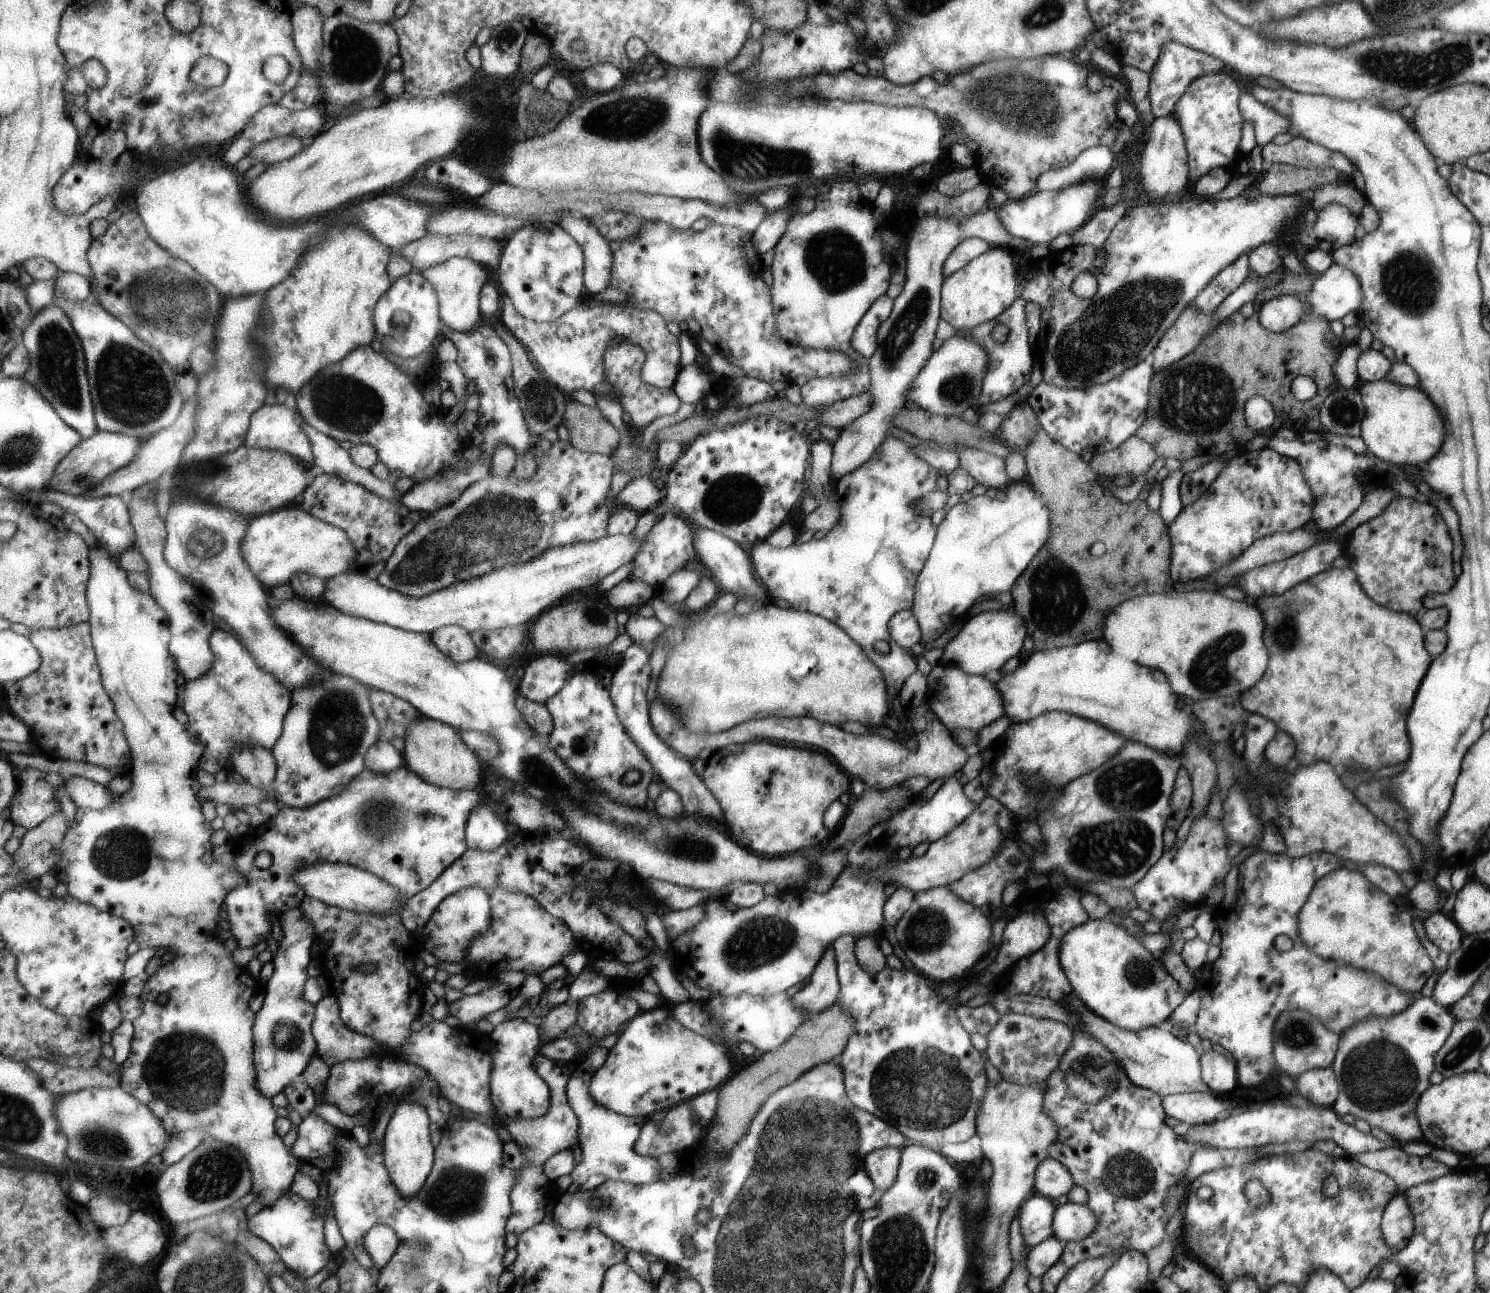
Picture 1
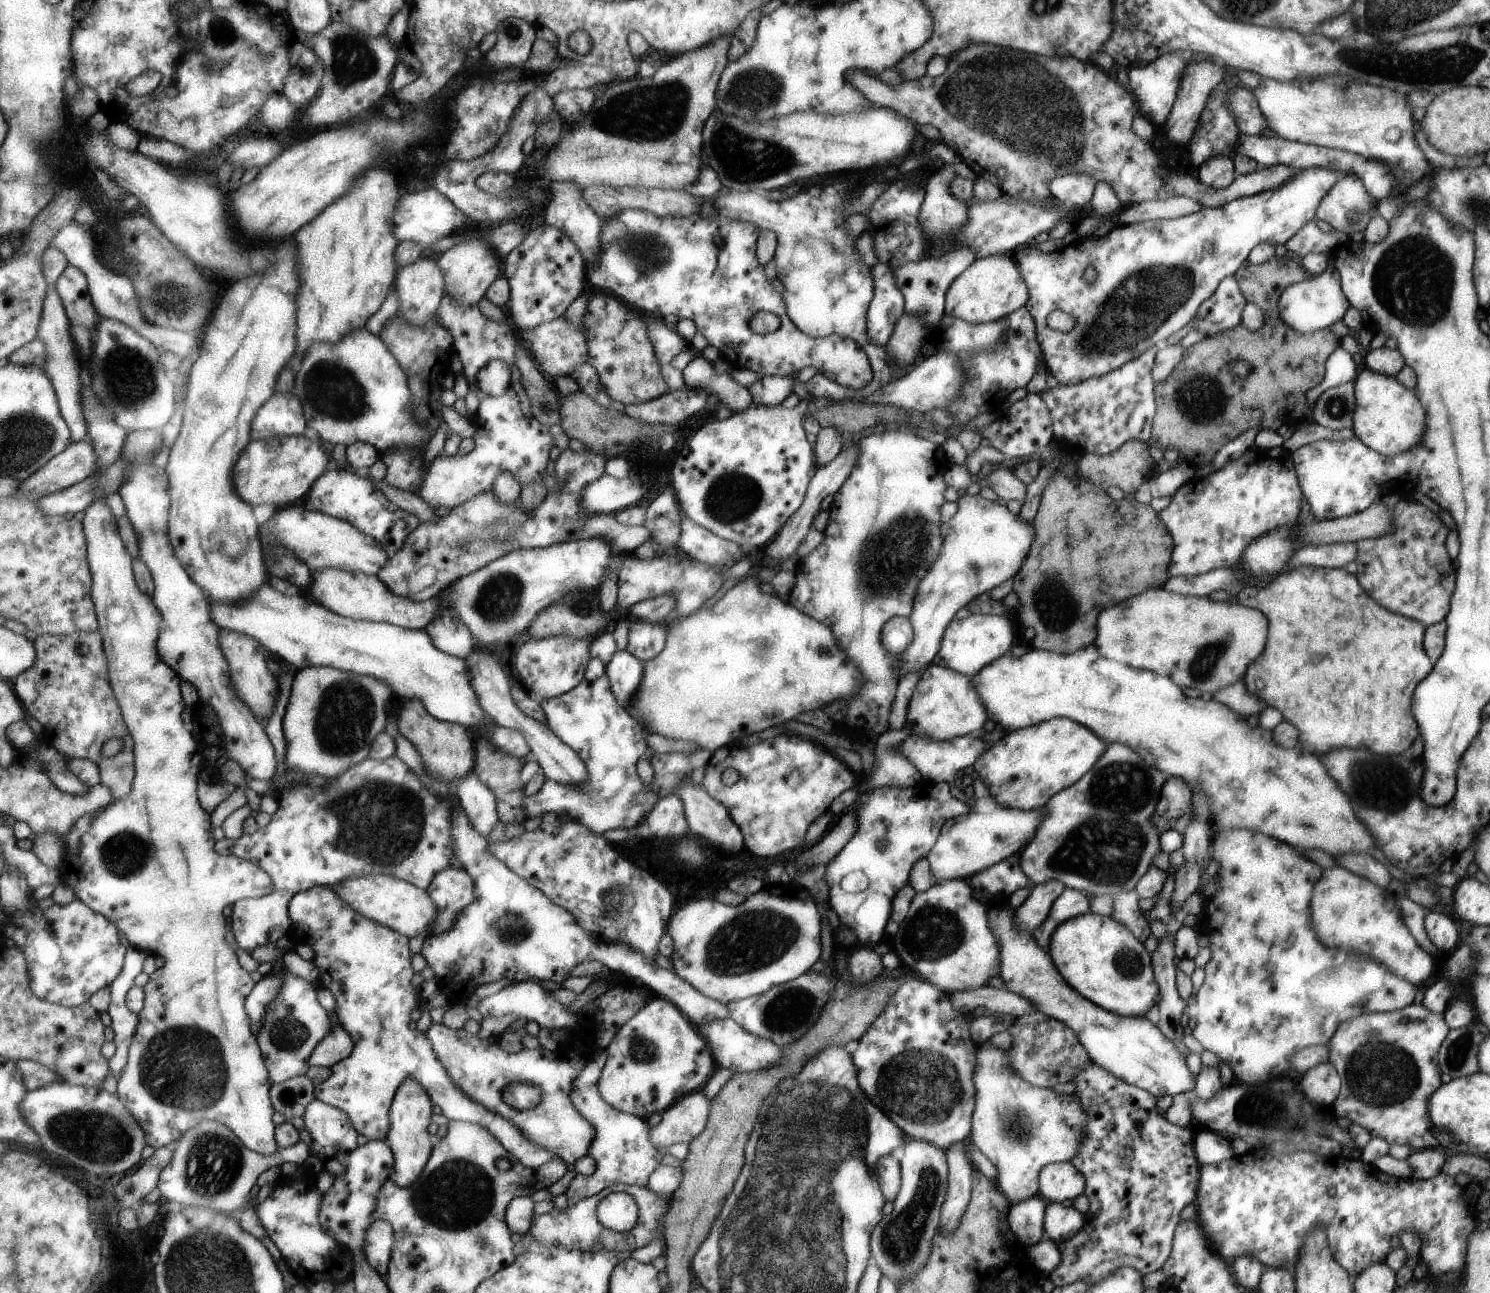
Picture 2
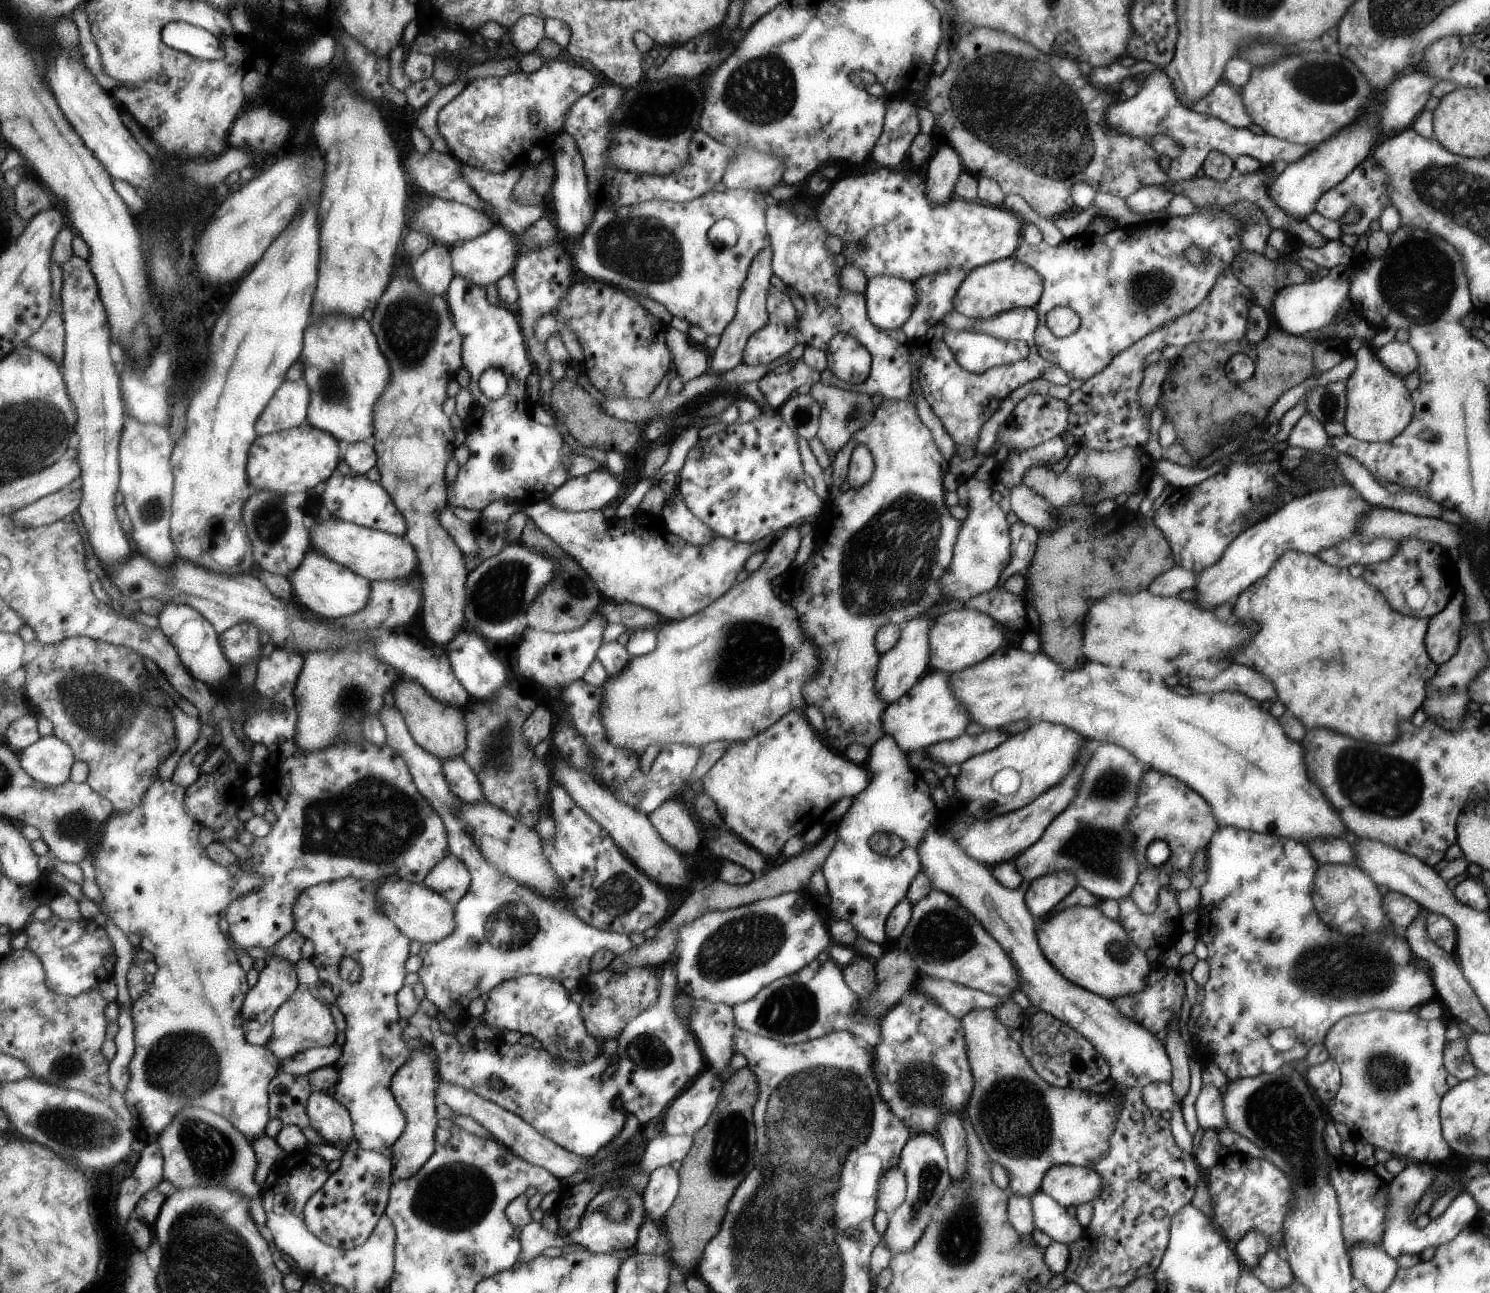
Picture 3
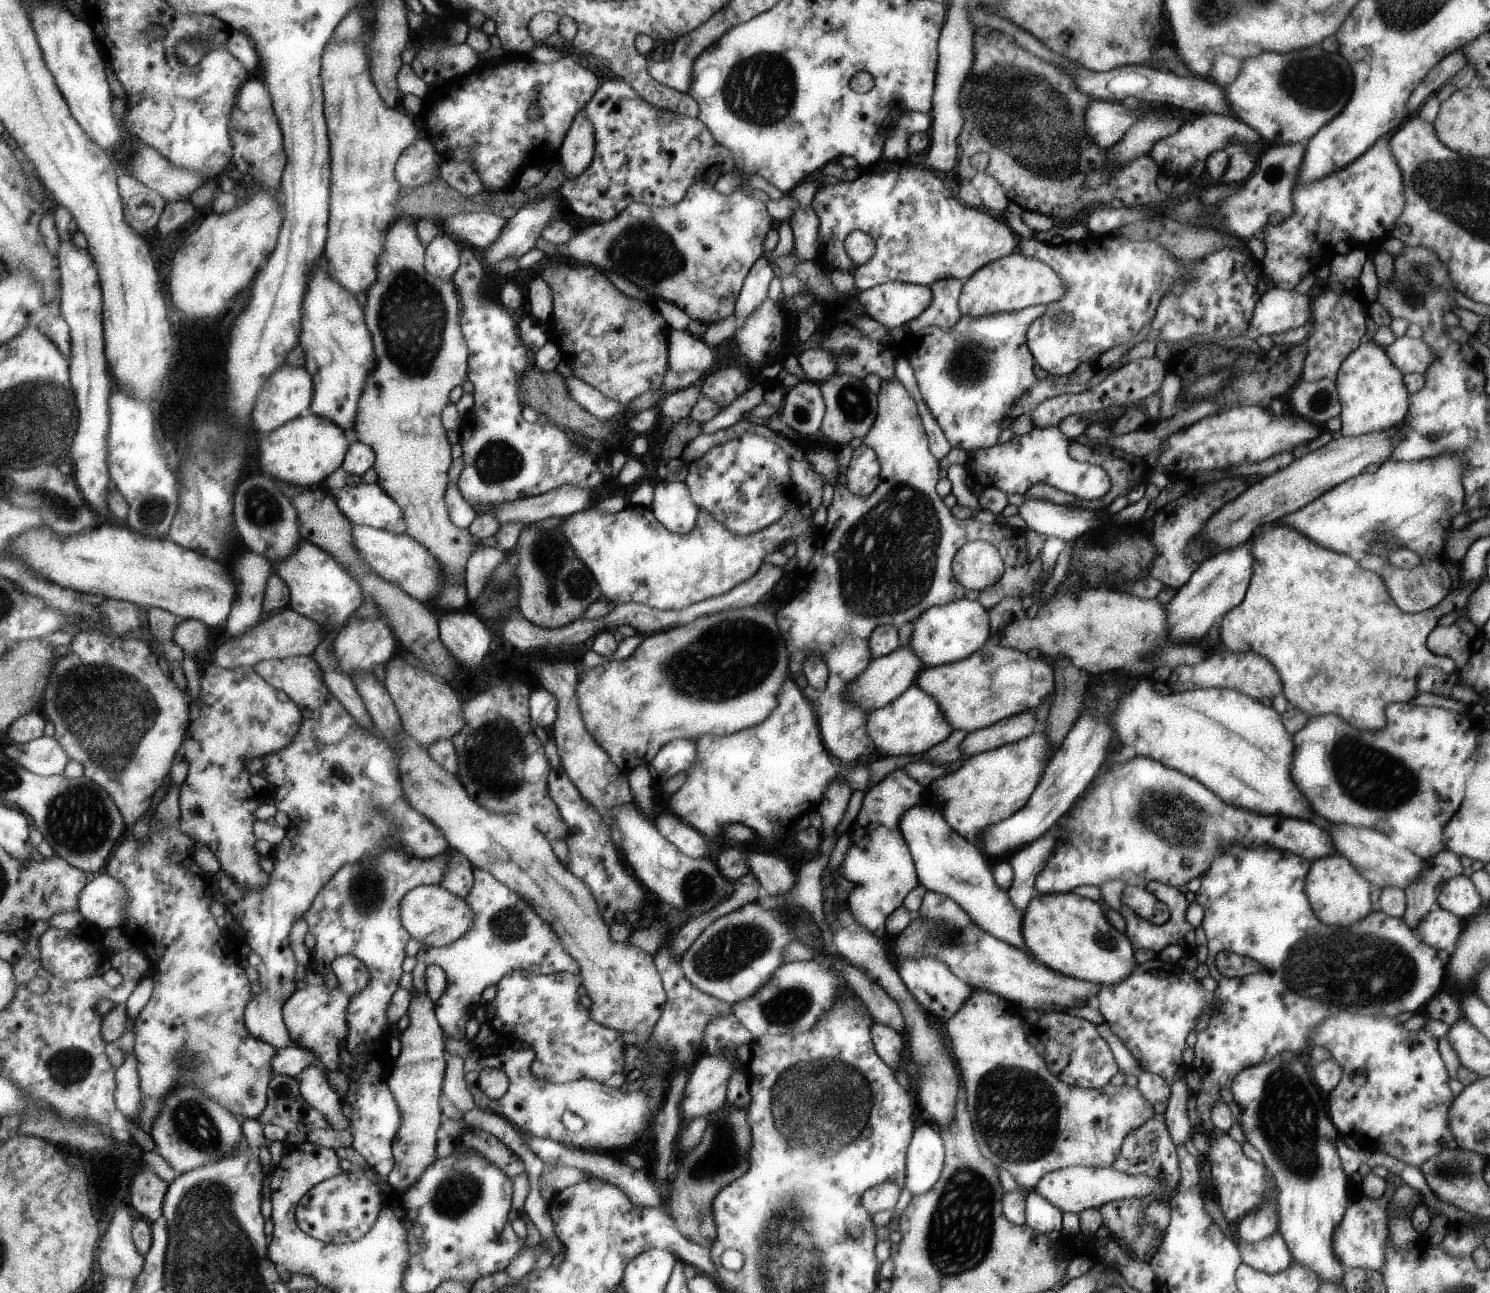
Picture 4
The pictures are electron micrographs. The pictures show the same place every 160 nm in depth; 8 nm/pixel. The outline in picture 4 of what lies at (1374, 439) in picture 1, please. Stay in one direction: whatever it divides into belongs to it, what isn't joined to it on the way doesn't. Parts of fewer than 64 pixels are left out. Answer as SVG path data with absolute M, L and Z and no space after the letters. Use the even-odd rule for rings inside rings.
M1373 340L1361 343L1350 352L1339 365L1334 378L1338 401L1341 403L1340 433L1347 436L1378 433L1380 430L1389 429L1391 425L1399 424L1409 412L1407 406L1410 406L1402 376L1403 372Z

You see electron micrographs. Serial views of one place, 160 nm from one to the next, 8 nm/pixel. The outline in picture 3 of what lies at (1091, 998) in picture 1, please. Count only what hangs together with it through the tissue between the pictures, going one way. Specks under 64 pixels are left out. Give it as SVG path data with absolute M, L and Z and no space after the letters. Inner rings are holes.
M1068 906L1036 921L1035 934L1045 958L1067 979L1108 1001L1139 993L1150 972L1144 951L1131 942L1127 930L1097 908Z

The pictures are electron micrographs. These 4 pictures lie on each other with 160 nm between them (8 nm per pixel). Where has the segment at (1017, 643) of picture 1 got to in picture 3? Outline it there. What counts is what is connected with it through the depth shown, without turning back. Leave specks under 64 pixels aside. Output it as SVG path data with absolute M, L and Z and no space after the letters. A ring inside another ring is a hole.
M966 607L943 612L937 616L929 632L930 662L929 668L942 671L948 675L983 661L1003 645L1005 630L991 616Z

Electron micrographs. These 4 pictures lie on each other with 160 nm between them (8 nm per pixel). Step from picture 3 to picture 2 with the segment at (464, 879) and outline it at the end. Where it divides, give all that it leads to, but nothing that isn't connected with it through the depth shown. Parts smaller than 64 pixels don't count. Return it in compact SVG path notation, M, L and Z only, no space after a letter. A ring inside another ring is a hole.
M449 866L443 869L429 888L431 898L438 906L438 917L433 925L433 933L438 935L456 923L458 914L466 906L475 902L475 879L464 868Z

